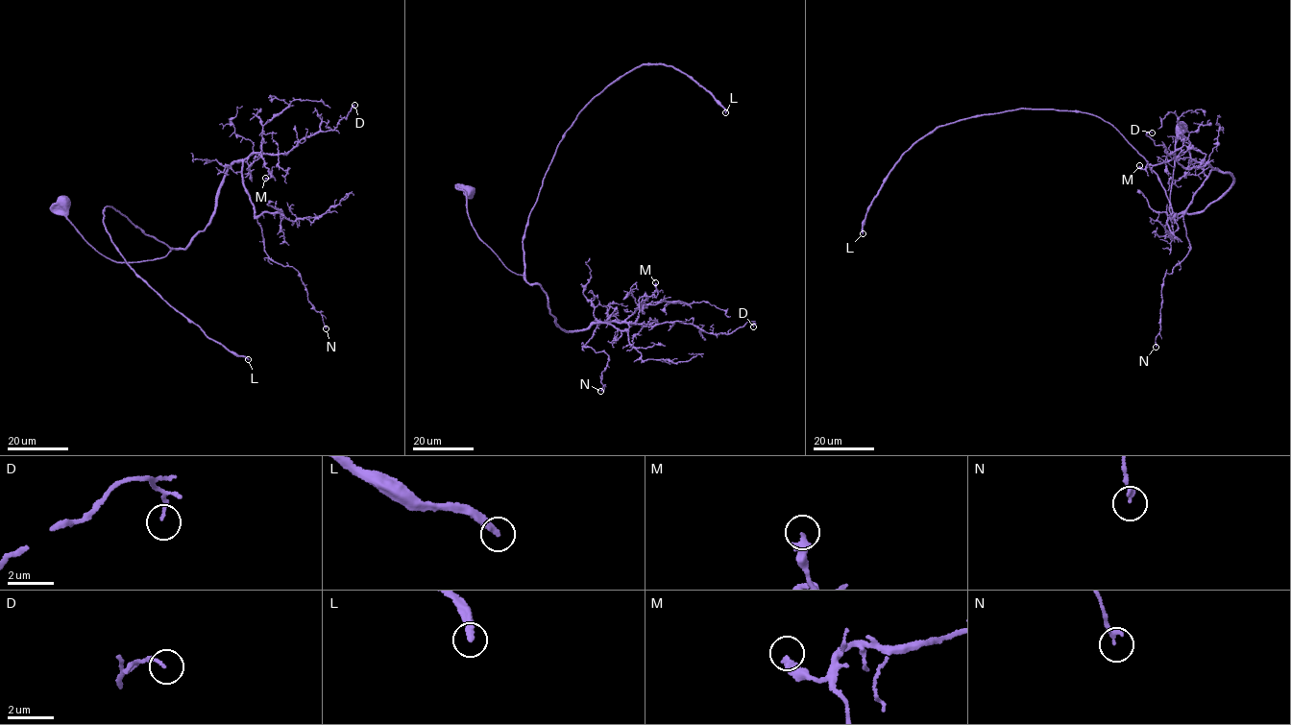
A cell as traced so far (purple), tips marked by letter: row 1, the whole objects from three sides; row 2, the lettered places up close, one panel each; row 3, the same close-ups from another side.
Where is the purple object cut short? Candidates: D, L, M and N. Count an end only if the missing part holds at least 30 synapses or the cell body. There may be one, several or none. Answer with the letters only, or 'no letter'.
L

